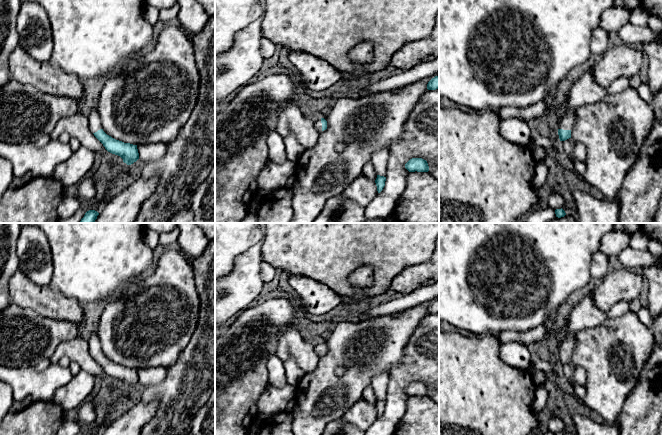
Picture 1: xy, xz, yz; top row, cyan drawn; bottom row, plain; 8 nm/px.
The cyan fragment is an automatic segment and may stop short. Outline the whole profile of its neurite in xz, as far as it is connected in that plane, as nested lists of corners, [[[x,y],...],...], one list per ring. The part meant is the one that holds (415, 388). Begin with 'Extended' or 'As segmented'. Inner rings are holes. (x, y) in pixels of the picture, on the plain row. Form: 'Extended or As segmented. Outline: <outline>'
As segmented. Outline: [[[412,382],[406,388],[405,392],[409,396],[428,396],[429,390],[426,384],[422,382]]]

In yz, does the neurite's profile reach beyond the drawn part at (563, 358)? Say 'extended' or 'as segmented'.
extended

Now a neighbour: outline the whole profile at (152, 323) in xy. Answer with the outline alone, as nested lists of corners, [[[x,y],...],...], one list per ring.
[[[168,248],[156,262],[151,275],[128,283],[123,296],[110,302],[102,312],[97,329],[102,353],[124,367],[167,369],[190,342],[199,311],[200,299],[191,262],[178,249]]]

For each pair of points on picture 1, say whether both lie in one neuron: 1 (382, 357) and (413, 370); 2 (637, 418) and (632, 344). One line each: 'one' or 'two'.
1: two
2: two

